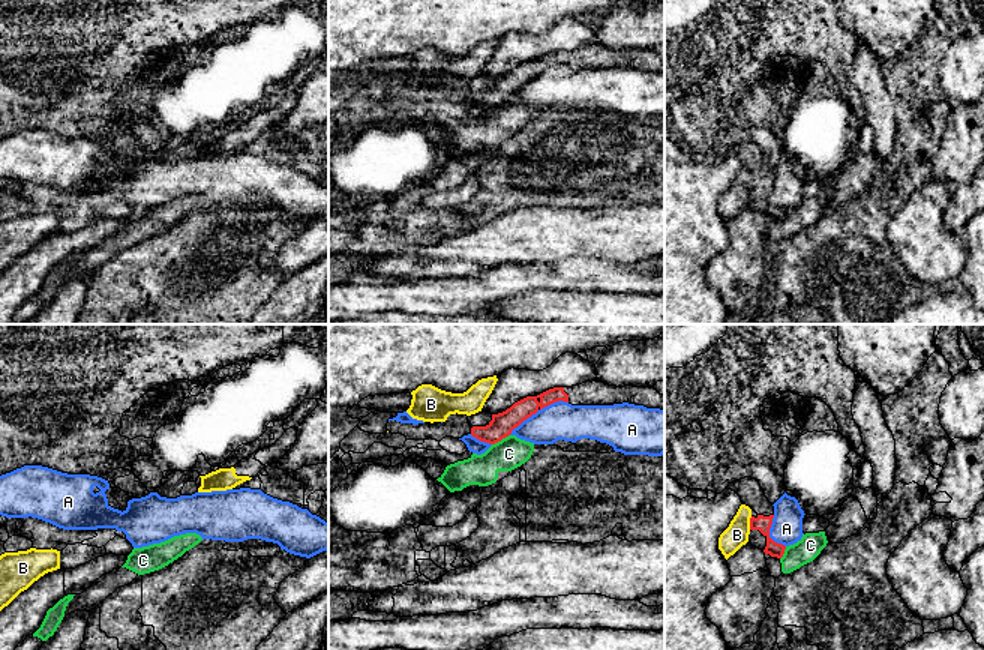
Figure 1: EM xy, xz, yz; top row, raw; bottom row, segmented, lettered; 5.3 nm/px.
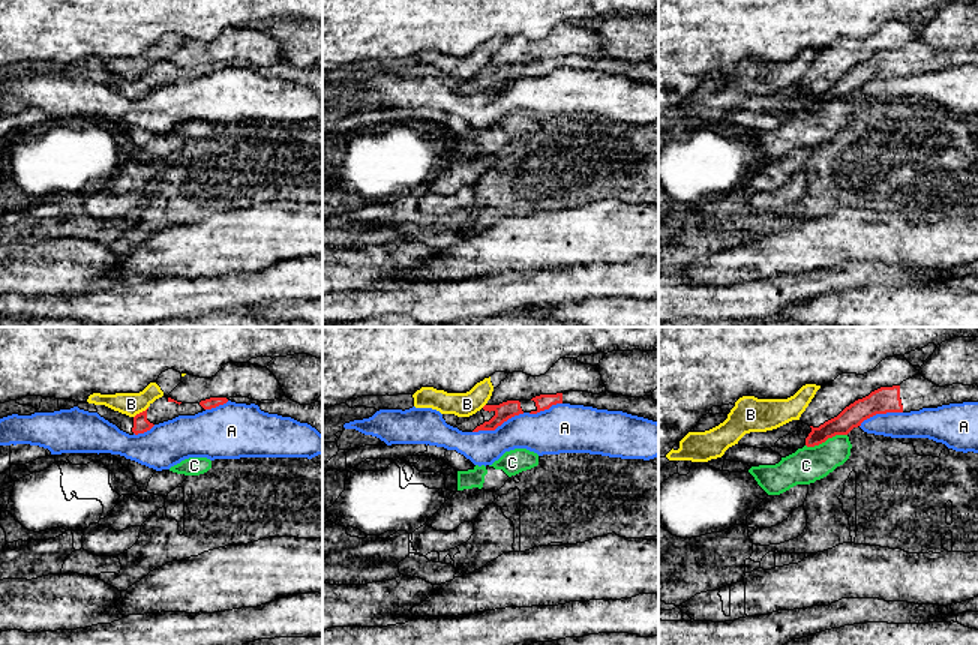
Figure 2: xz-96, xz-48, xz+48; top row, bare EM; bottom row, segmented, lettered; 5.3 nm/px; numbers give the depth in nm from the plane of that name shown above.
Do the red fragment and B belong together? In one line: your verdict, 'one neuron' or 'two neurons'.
two neurons

